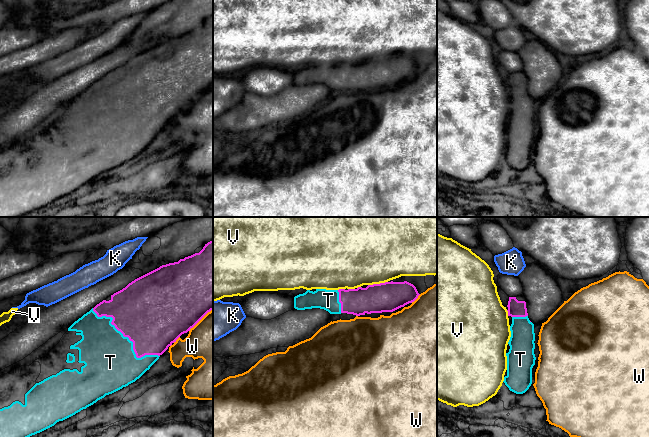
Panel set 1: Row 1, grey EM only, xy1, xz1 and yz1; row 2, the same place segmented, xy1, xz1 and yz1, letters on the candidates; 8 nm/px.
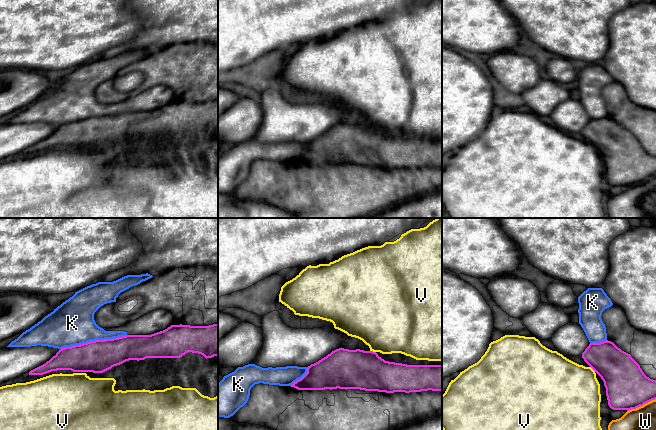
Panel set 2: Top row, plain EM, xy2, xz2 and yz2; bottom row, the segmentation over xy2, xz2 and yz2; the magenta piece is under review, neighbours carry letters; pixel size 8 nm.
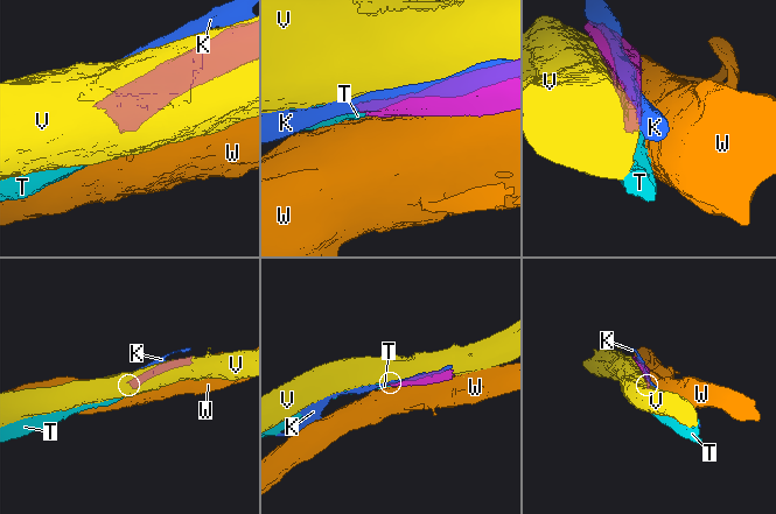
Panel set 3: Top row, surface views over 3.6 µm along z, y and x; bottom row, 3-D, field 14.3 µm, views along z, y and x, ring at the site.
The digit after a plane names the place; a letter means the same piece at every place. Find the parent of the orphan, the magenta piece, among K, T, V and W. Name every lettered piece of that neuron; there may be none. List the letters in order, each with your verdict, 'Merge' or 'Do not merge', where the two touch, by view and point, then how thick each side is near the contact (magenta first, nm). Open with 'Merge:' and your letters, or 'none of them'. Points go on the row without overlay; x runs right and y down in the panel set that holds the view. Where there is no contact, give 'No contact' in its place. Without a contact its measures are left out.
Merge: T
K: Do not merge. Touches magenta at xy2 (93, 117). Thickness 260 nm (magenta) against 360 nm
T: Merge. Touches magenta at xy1 (127, 112). Thickness 500 nm (magenta) against 420 nm
V: Do not merge. Touches magenta at xz1 (377, 60). Thickness 240 nm (magenta) against 480 nm
W: Do not merge. Touches magenta at yz2 (641, 181). Thickness 360 nm (magenta) against 360 nm

